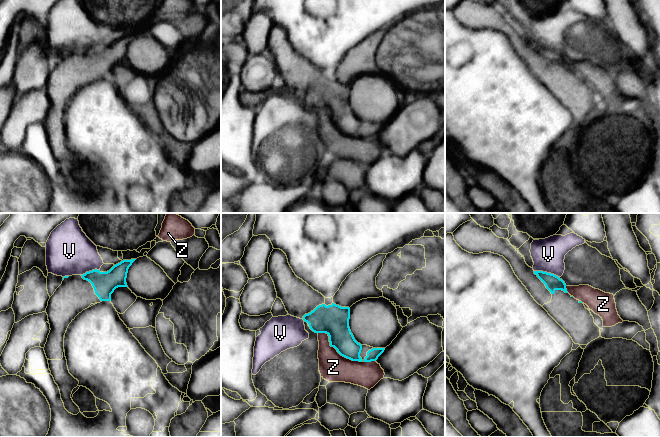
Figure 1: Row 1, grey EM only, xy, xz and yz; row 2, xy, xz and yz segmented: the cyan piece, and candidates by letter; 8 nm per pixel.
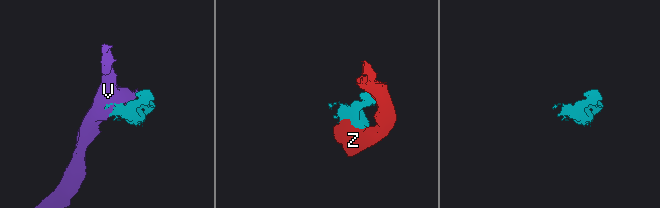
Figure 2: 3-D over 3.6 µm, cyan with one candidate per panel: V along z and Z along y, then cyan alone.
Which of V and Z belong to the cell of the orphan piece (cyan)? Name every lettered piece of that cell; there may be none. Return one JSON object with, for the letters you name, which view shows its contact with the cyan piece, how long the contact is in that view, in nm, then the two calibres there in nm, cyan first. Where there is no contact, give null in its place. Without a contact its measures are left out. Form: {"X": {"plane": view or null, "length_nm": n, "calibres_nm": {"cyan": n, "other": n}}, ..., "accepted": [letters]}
{"accepted": []}

